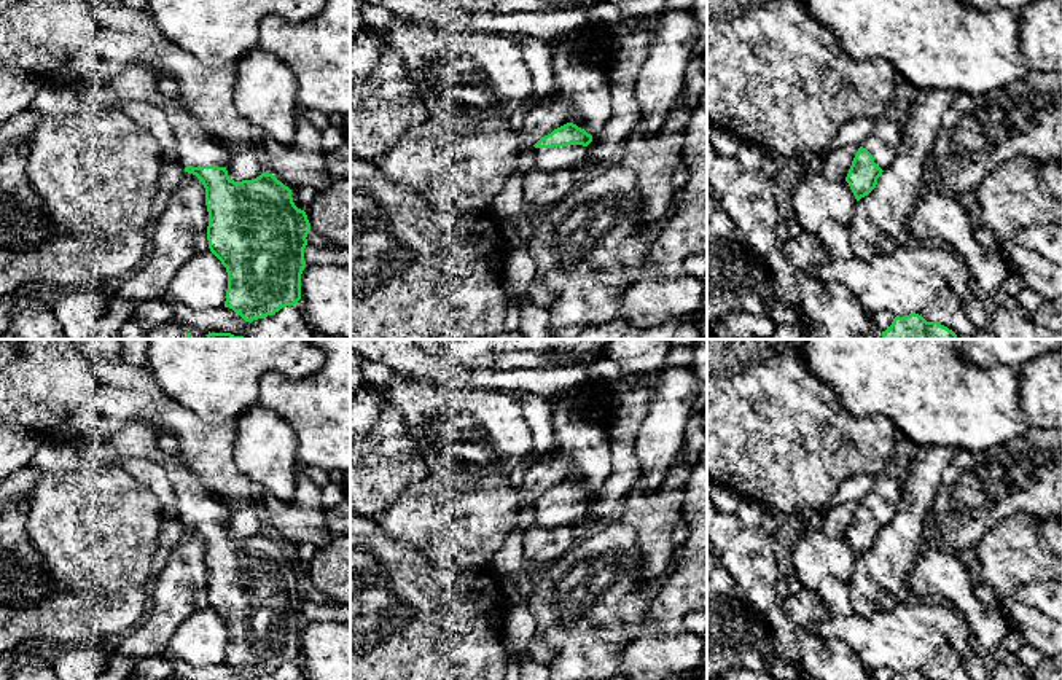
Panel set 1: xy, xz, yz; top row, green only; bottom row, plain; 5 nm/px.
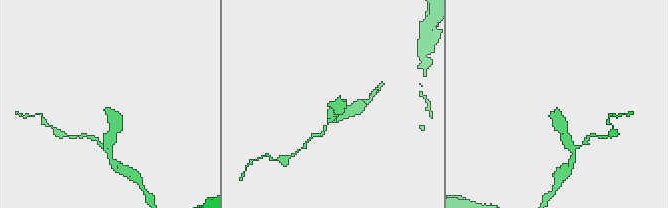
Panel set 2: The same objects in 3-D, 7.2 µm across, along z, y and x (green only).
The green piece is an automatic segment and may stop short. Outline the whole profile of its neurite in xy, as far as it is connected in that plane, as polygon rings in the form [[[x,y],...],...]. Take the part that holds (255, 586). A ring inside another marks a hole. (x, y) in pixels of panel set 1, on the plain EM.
[[[137,417],[126,425],[116,449],[123,457],[146,459],[166,470],[177,494],[175,519],[202,538],[209,569],[209,605],[228,629],[225,664],[232,666],[245,678],[253,678],[295,662],[301,656],[301,631],[306,624],[304,605],[310,580],[306,569],[295,562],[291,546],[267,527],[252,537],[231,537],[226,527],[229,508],[213,497],[182,460],[169,457],[158,447],[158,436],[145,419]]]

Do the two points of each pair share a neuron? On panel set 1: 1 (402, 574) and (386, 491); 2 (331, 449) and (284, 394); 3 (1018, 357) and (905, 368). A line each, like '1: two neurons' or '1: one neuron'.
1: two neurons
2: one neuron
3: two neurons

